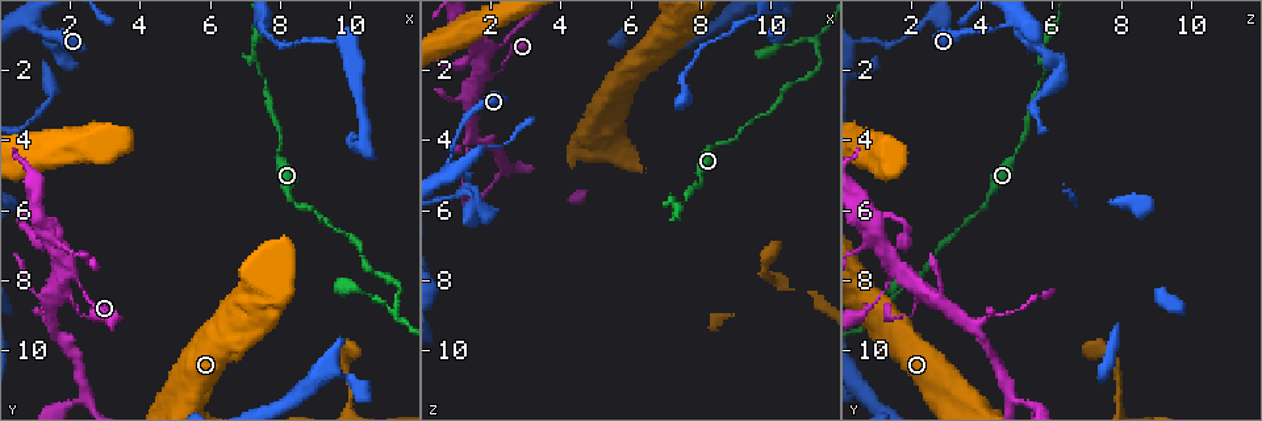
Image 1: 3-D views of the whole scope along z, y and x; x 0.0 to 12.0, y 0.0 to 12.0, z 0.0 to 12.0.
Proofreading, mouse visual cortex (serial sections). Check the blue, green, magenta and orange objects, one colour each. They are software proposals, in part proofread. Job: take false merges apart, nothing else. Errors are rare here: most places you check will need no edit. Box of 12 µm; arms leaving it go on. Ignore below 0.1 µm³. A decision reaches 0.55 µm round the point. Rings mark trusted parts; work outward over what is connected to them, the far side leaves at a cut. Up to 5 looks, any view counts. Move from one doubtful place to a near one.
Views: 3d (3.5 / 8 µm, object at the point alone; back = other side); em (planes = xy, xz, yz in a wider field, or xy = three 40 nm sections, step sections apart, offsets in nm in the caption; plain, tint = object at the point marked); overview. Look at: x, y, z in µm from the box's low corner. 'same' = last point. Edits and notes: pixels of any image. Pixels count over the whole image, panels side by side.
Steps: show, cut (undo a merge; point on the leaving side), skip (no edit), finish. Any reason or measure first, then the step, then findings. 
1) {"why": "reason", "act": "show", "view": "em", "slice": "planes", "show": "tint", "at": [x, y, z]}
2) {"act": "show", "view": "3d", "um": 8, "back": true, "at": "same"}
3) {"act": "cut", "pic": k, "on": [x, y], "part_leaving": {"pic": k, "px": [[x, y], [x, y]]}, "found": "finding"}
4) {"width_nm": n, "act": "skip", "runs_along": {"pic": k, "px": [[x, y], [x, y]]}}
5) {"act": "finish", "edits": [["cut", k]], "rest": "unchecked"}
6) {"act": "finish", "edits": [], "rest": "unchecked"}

{"why": "three arms meet", "act": "show", "view": "3d", "um": 3.5, "at": [2.1, 7.8, 1.6]}

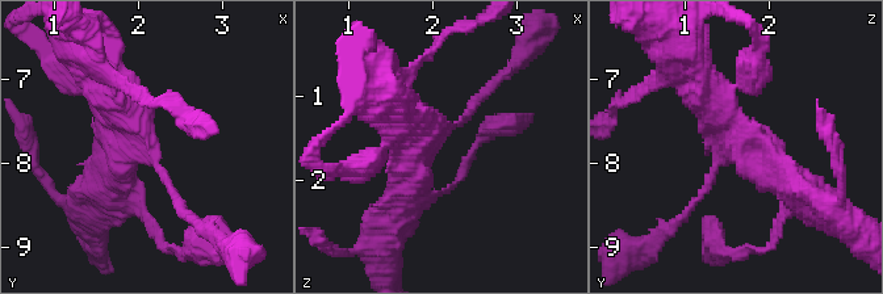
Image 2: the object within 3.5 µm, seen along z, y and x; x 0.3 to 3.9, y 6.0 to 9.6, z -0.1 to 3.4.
{"act": "show", "view": "em", "slice": "xy", "step": 3, "show": "tint", "at": [2.10, 7.90, 1.50]}

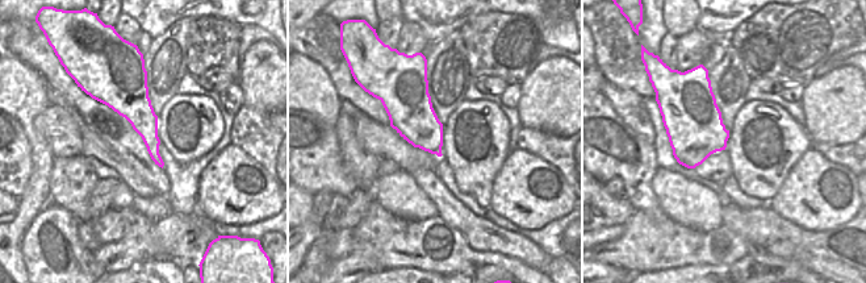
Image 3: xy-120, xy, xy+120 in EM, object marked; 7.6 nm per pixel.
{"arms": 3, "arm_widths_nm": [100, 400, 400], "act": "skip", "runs_along": {"pic": 2, "px": [[415, 202], [415, 162], [480, 95]]}, "found": "all the same cell"}

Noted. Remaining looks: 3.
{"act": "show", "view": "3d", "um": 3.5, "at": [11.3, 8.9, 1.1]}

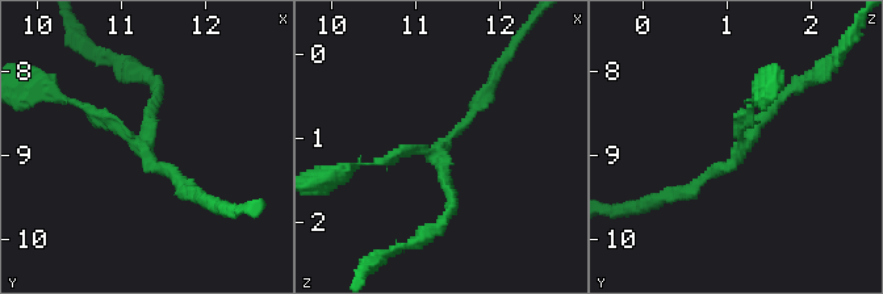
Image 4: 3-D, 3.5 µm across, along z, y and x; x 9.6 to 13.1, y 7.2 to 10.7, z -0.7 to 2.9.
{"act": "show", "view": "em", "slice": "planes", "show": "tint", "at": [11.30, 8.85, 1.20]}

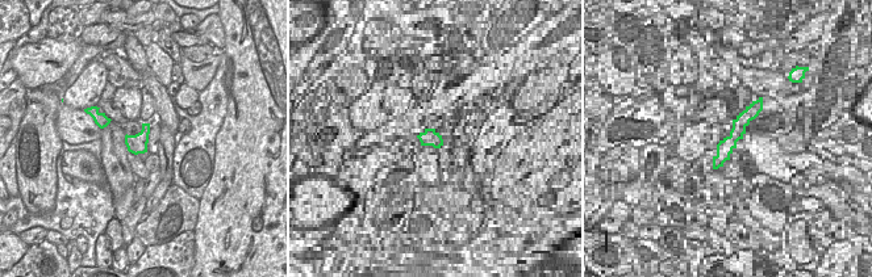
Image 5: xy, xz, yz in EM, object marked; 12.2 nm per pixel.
{"act": "skip", "runs_along": {"pic": 4, "px": [[151, 83], [143, 143], [70, 103]]}, "found": "continuous, no second cell"}

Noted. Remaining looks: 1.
{"act": "finish", "edits": [], "rest": "unchecked"}

